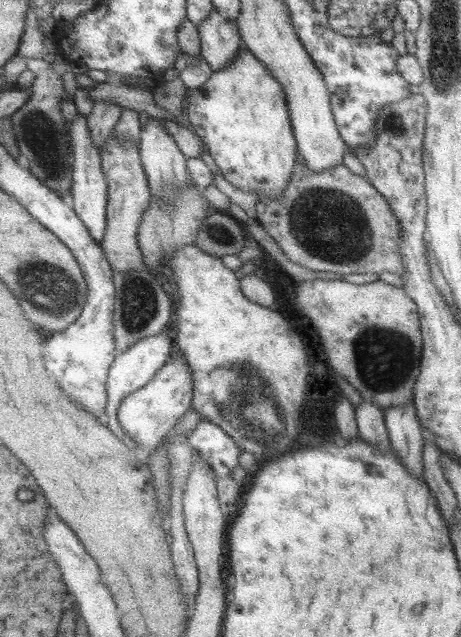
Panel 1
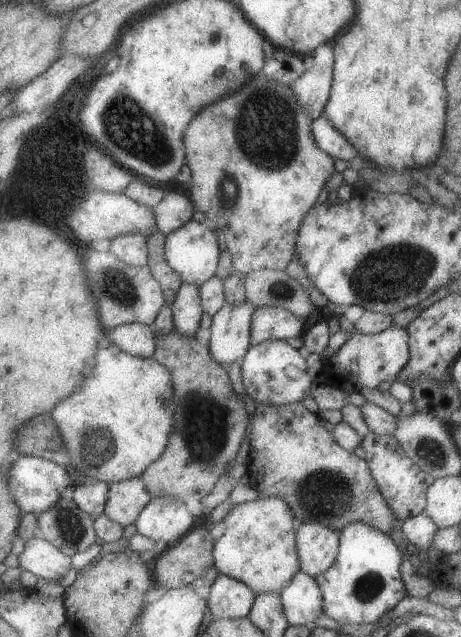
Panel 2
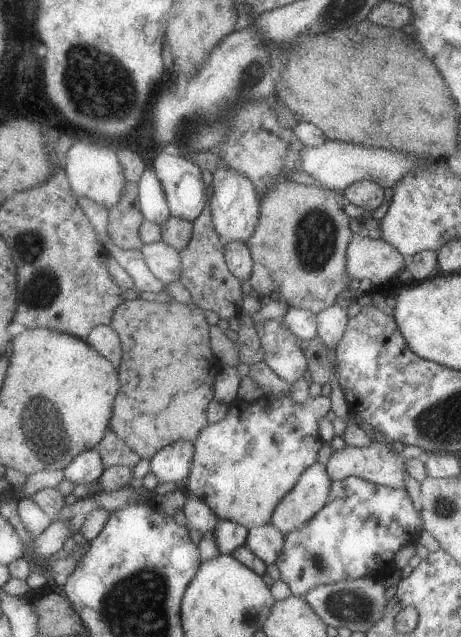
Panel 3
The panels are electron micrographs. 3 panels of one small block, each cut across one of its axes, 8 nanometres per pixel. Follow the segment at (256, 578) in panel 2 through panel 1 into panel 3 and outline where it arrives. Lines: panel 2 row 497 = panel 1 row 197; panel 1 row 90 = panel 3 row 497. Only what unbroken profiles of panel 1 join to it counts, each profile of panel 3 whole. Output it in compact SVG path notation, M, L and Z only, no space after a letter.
M264 393L257 401L252 403L236 398L231 402L229 412L222 421L219 421L218 423L209 423L201 431L199 438L194 444L196 446L196 451L193 468L191 469L190 476L185 481L183 488L189 496L205 501L218 518L223 519L224 521L233 521L242 524L249 530L254 526L263 526L272 523L275 509L279 506L279 503L281 503L287 494L297 486L297 483L302 479L302 474L319 460L318 454L325 444L322 439L319 423L322 422L323 417L329 414L329 410L332 410L332 398L330 395L320 395L314 398L309 397L309 400L307 400L306 403L293 402L292 394L280 397L276 394Z

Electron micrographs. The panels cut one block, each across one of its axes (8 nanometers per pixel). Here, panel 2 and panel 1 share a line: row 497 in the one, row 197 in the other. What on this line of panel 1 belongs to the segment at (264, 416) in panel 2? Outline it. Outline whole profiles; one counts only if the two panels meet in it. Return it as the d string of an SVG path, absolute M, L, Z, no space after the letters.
M300 159L298 166L295 167L294 174L291 175L291 183L283 189L283 195L281 197L265 197L265 199L260 199L256 205L257 210L257 220L261 224L270 236L277 242L277 244L282 248L282 252L294 263L299 264L307 269L311 269L316 272L335 272L341 275L344 274L367 274L367 272L375 273L377 275L383 274L385 271L391 271L393 273L399 273L403 276L403 273L407 271L407 264L403 264L403 226L399 222L399 216L395 216L395 210L391 208L390 201L387 200L378 188L375 188L374 184L366 176L359 176L359 174L353 174L345 164L339 164L335 167L331 167L323 172L317 172L303 159Z

